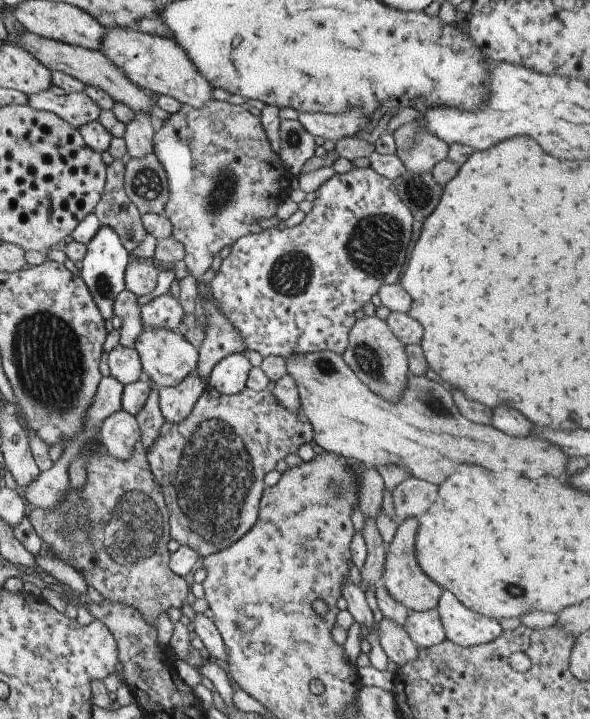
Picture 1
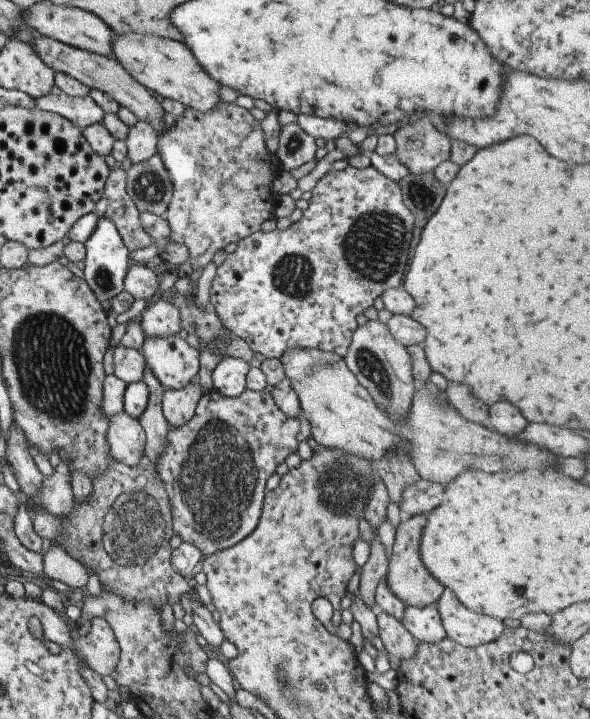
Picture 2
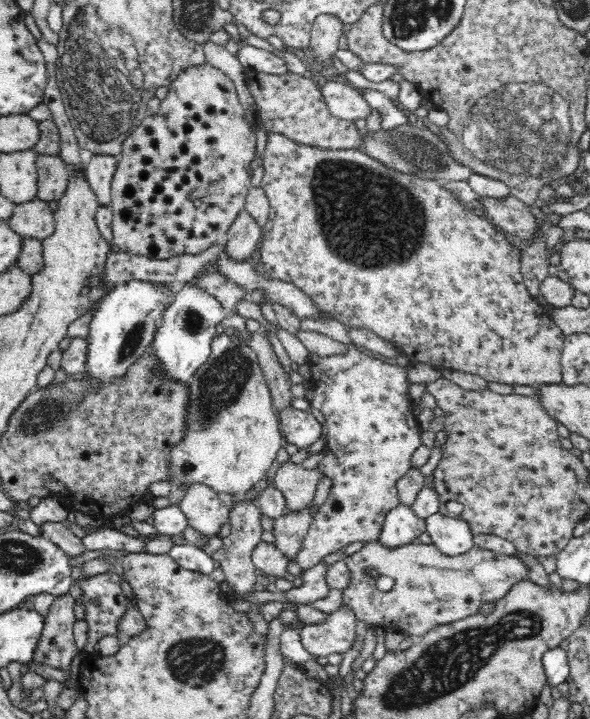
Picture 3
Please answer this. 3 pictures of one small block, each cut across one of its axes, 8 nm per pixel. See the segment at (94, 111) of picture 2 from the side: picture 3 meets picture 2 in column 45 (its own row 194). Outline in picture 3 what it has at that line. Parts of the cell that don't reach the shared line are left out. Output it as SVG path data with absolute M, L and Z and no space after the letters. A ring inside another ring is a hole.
M94 154L86 166L85 178L92 193L95 194L97 205L110 206L112 202L112 184L118 168L118 158L104 154Z

